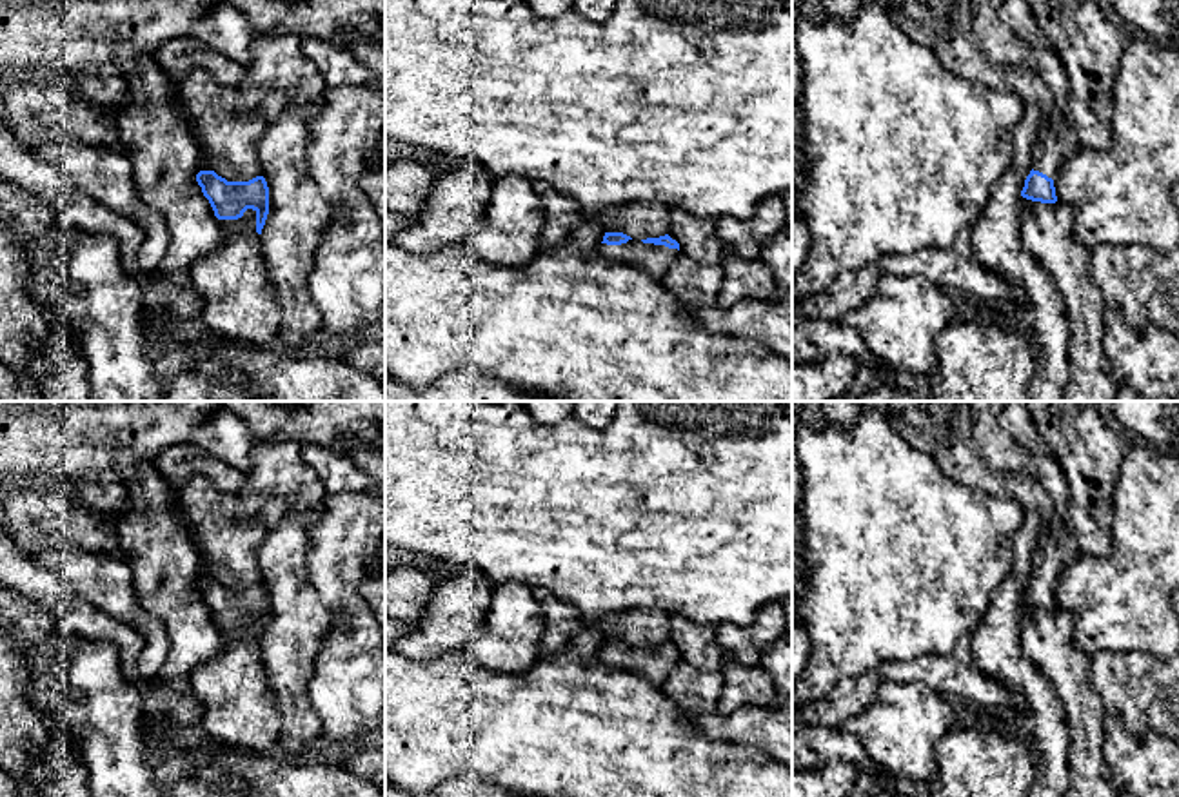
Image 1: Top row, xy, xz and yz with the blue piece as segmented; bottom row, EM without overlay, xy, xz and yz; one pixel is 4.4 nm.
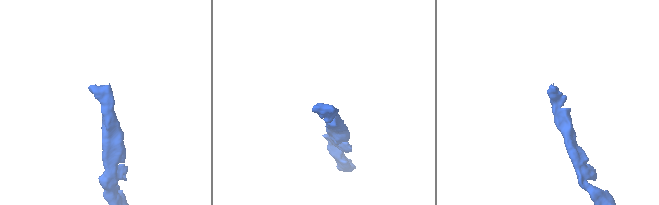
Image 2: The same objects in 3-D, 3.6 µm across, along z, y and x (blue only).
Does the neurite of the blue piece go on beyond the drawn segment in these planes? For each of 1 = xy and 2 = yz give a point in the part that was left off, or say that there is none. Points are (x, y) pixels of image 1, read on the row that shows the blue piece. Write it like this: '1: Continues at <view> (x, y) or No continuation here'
1: No continuation here
2: Continues at yz (1058, 140)

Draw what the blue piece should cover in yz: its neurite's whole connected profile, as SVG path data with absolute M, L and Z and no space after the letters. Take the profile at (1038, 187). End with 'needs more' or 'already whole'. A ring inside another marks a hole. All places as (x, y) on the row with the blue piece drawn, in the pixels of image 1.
M970 0L972 27L983 53L994 64L1005 67L1026 67L1037 74L1052 93L1054 109L1046 127L1039 131L1032 154L1032 171L1025 180L1021 196L1032 202L1055 203L1054 180L1063 163L1083 145L1068 114L1068 76L1052 47L1032 47L1006 27L990 0Z; needs more

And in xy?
M200 171L196 182L218 220L238 220L247 209L253 209L256 232L262 234L269 214L269 187L263 176L249 182L227 182L214 171Z; already whole

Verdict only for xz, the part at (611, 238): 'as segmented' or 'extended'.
extended

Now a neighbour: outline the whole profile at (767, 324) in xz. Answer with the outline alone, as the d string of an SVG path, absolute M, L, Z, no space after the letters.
M792 290L776 300L741 300L732 307L689 305L705 330L728 334L768 349L792 361Z

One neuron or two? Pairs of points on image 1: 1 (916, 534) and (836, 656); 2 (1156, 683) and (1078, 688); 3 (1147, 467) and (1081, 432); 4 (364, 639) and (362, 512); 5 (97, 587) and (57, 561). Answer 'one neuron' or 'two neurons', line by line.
1: one neuron
2: two neurons
3: two neurons
4: one neuron
5: one neuron

